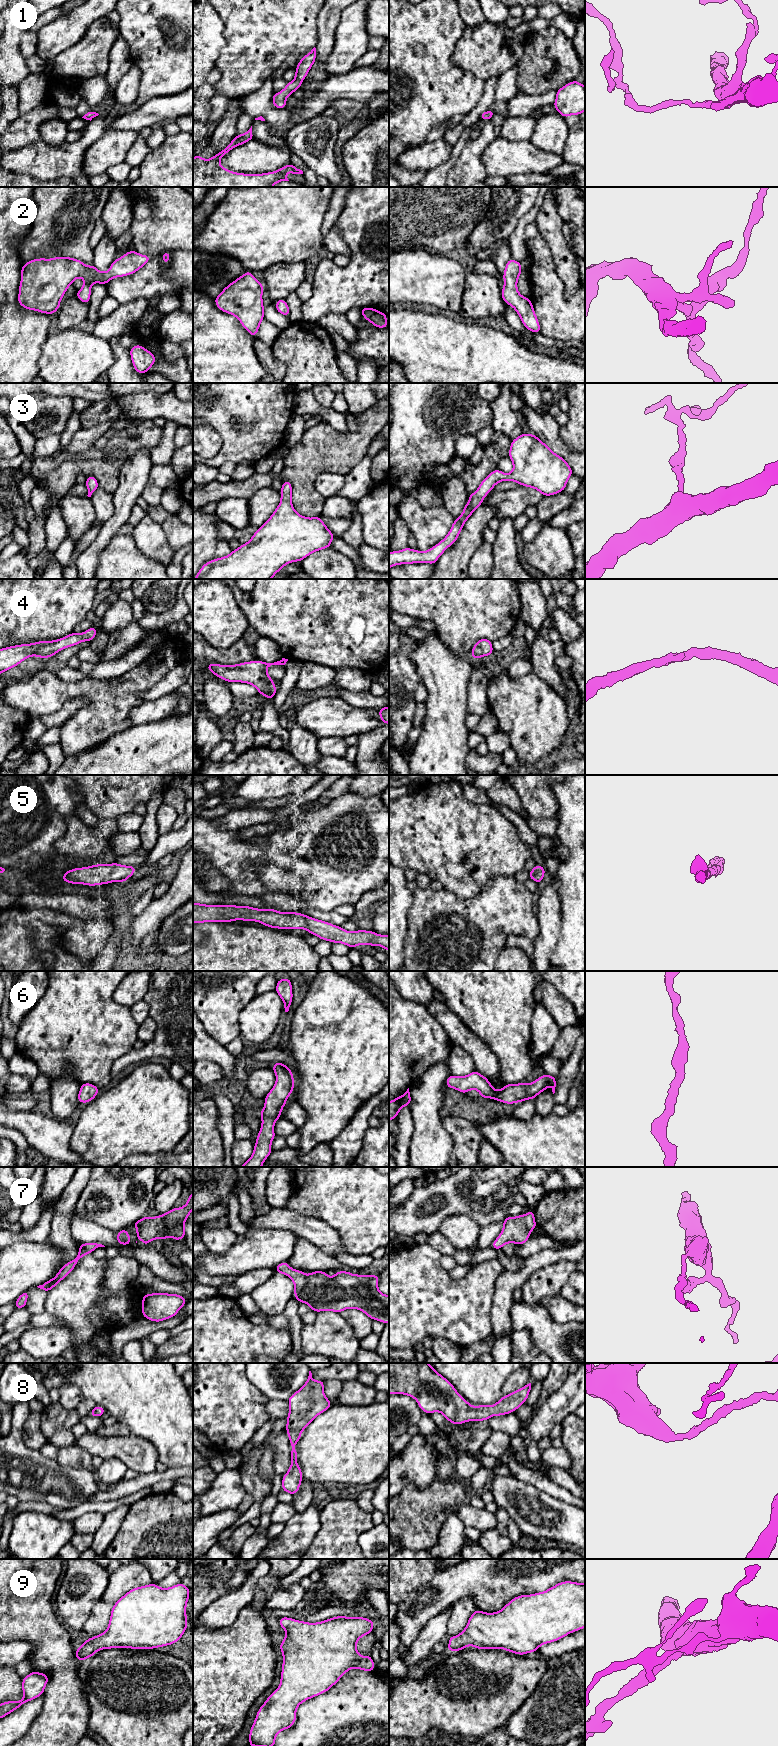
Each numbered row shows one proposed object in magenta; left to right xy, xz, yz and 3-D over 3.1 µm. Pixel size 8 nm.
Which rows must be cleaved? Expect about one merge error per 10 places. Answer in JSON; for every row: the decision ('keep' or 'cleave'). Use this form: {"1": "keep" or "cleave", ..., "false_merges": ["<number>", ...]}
{"1": "keep", "2": "keep", "3": "keep", "4": "keep", "5": "keep", "6": "keep", "7": "keep", "8": "keep", "9": "keep", "false_merges": []}

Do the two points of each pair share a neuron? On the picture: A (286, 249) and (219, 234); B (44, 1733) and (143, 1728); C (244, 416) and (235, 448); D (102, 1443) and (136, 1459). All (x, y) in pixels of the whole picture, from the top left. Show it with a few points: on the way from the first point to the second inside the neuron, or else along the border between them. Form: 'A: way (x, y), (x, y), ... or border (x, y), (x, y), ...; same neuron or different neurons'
A: way (269, 234), (236, 234); same neuron
B: border (89, 1706), (88, 1730); different neurons
C: way (244, 424), (244, 438), (242, 440); same neuron
D: way (110, 1447), (122, 1447), (128, 1451); same neuron

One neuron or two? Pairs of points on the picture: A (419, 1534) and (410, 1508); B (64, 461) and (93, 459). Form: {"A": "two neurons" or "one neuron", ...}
{"A": "one neuron", "B": "one neuron"}

